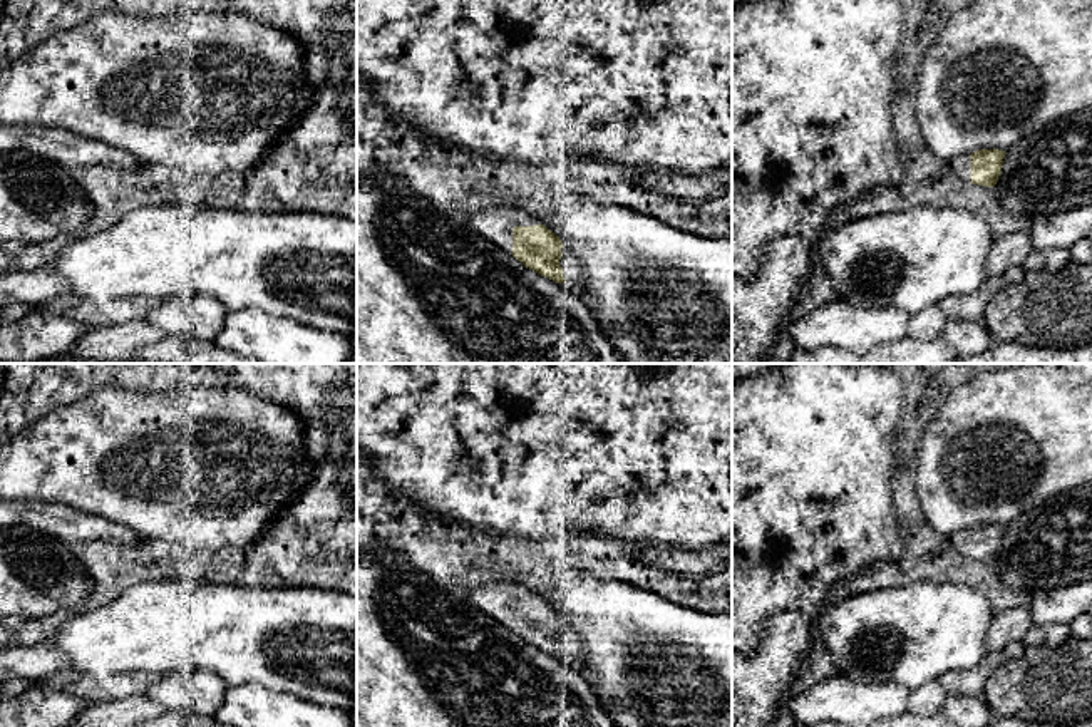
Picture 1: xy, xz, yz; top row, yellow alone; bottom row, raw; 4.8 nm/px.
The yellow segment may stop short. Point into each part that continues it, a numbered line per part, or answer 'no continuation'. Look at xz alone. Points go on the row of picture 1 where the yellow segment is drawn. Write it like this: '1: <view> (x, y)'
1: xz (496, 225)
2: xz (573, 273)

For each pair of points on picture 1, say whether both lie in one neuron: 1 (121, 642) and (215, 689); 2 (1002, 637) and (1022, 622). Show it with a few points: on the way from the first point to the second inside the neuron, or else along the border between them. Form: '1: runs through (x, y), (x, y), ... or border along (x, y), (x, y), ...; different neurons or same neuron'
1: border along (171, 672), (211, 670), (223, 682); different neurons
2: runs through (1007, 632), (1017, 622); same neuron

